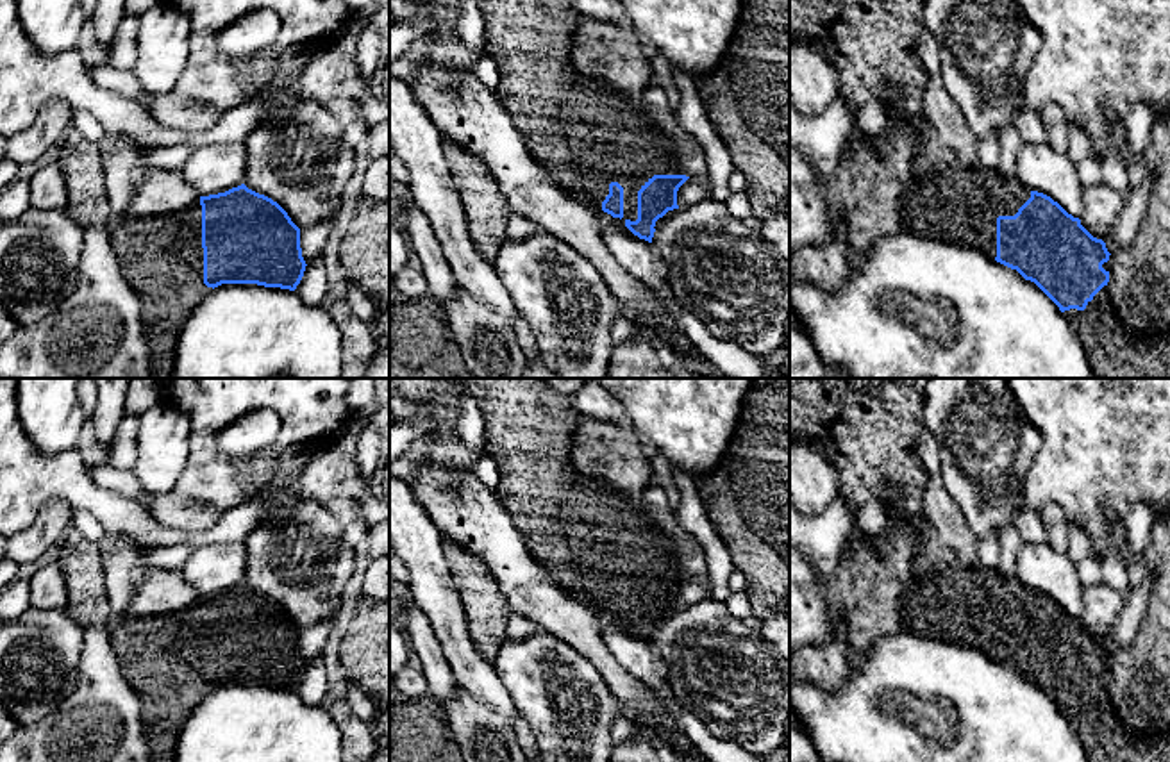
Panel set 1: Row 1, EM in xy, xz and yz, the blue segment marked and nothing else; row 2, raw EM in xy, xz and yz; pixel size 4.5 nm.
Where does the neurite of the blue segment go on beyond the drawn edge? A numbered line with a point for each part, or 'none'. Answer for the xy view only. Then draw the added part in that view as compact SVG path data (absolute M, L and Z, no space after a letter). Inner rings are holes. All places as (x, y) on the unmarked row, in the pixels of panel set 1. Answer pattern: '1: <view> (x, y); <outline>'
1: xy (161, 657); M200 600L179 614L127 616L111 628L111 648L143 703L152 762L173 762L189 712L213 687L204 683Z

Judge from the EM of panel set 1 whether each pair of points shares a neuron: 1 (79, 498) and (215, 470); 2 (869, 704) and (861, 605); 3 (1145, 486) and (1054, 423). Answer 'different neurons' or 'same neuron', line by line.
1: different neurons
2: different neurons
3: same neuron

